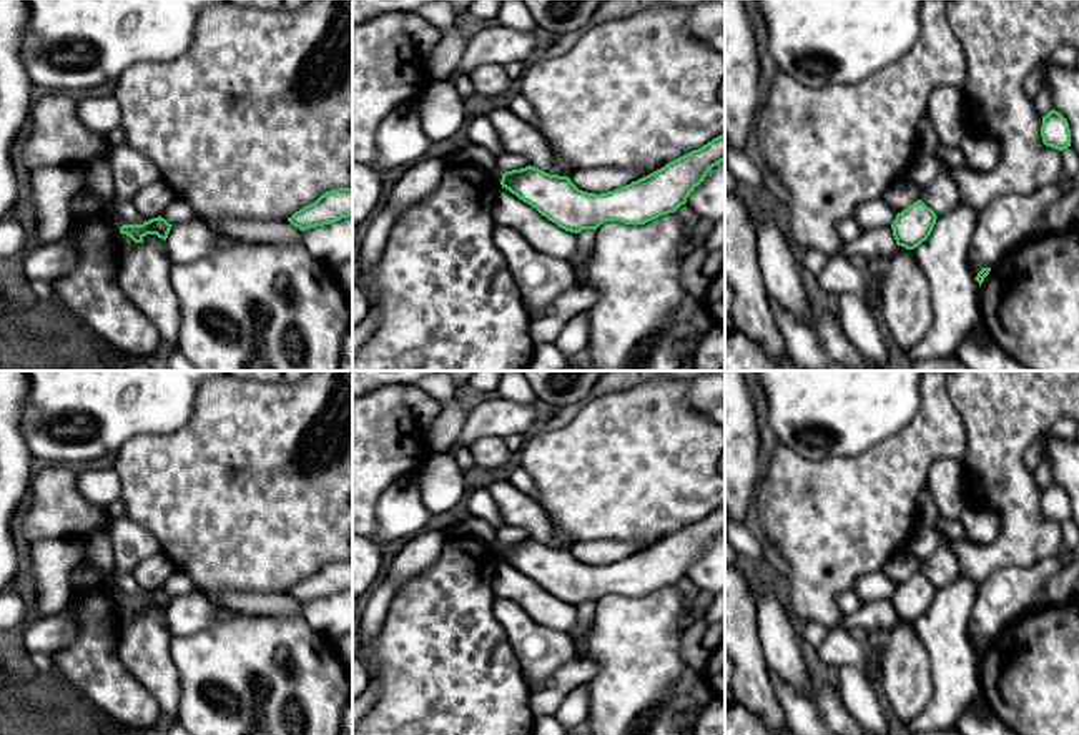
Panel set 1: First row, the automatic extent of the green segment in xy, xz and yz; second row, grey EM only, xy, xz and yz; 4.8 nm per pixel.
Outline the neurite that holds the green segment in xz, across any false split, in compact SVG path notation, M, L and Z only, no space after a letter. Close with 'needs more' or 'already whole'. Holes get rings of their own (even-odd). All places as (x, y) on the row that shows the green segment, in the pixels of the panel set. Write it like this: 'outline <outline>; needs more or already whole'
outline M725 133L663 168L607 193L579 190L569 176L535 166L505 171L500 185L559 228L580 233L607 221L645 224L675 213L707 173L725 161Z; already whole

